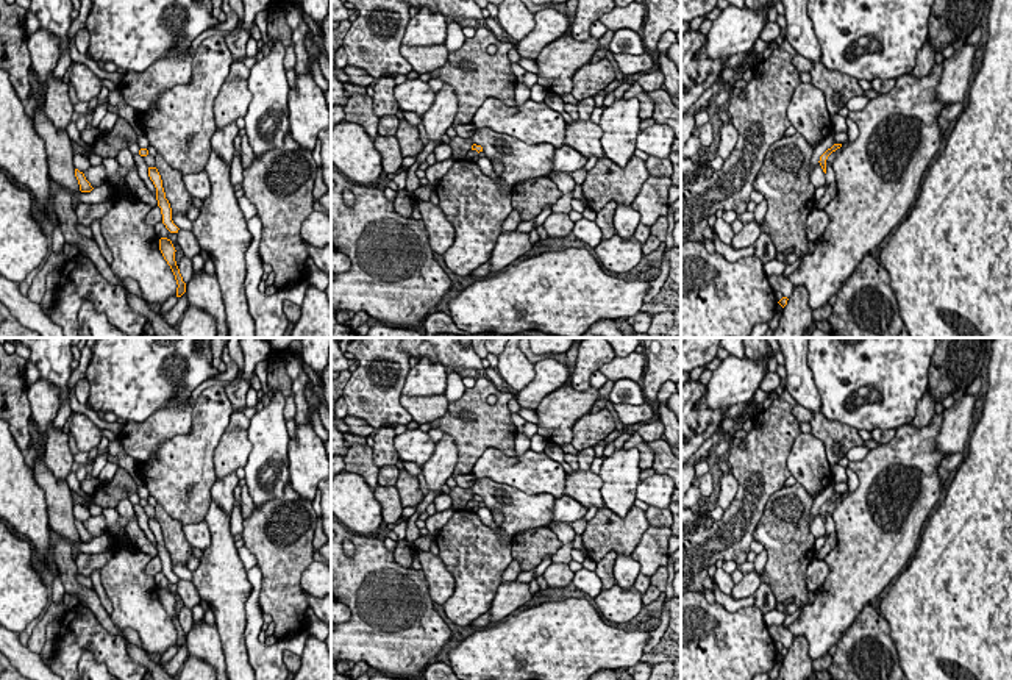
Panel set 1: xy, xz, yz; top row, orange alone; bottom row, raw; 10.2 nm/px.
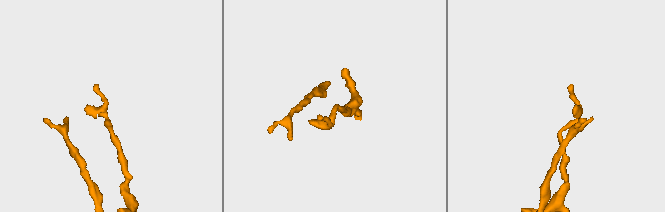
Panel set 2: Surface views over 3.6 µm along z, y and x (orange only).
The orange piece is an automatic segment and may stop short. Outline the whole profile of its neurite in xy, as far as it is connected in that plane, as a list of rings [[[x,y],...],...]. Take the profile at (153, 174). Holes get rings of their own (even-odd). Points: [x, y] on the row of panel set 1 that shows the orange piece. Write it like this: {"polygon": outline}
{"polygon": [[[148,167],[148,177],[156,188],[156,200],[158,200],[158,206],[161,208],[162,224],[166,225],[166,228],[170,233],[178,233],[180,228],[172,220],[172,208],[170,208],[169,200],[166,199],[166,192],[164,192],[164,188],[162,188],[162,180],[161,180],[161,175],[159,175],[158,169],[156,167]]]}

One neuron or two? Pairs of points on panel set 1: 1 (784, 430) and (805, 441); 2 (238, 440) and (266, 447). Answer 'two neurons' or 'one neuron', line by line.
1: two neurons
2: two neurons

